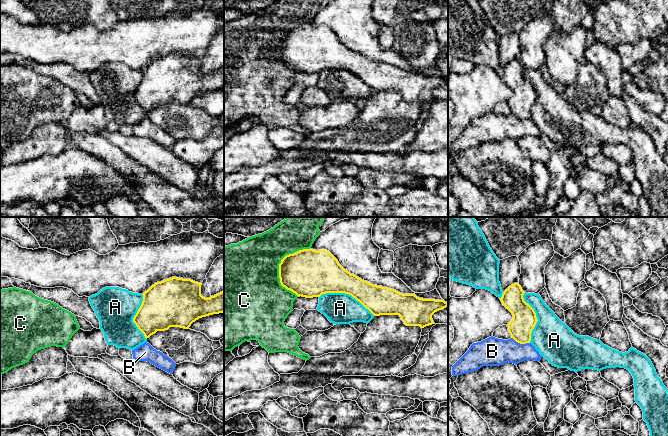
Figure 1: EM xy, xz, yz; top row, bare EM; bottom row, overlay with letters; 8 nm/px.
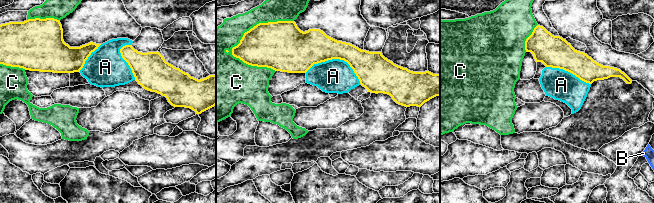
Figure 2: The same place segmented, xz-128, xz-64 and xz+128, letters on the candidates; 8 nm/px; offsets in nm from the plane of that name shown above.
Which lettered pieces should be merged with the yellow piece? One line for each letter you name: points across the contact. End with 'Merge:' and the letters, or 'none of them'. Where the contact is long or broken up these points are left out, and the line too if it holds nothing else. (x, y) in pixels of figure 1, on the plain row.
Merge: none of them

